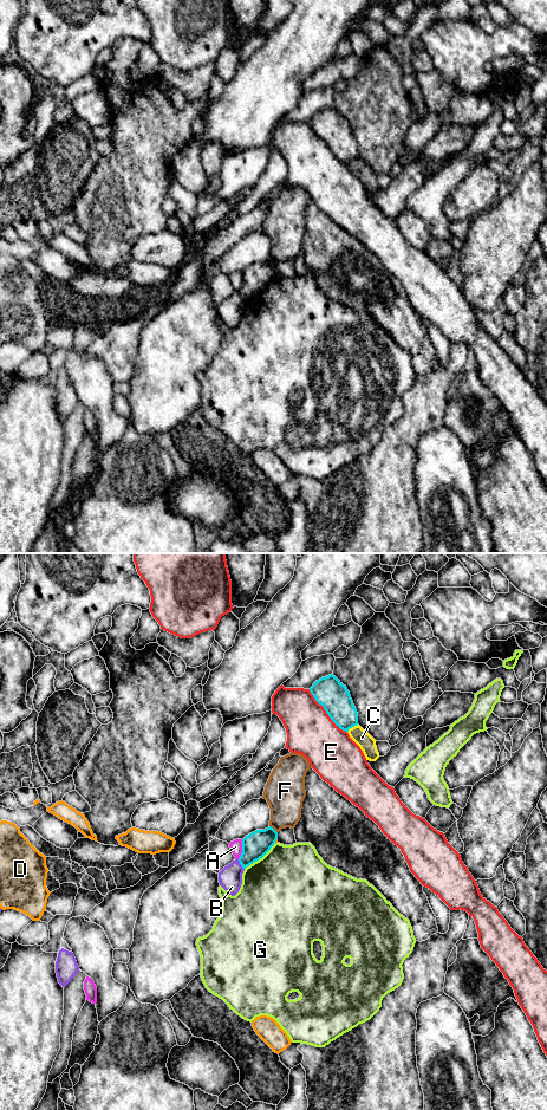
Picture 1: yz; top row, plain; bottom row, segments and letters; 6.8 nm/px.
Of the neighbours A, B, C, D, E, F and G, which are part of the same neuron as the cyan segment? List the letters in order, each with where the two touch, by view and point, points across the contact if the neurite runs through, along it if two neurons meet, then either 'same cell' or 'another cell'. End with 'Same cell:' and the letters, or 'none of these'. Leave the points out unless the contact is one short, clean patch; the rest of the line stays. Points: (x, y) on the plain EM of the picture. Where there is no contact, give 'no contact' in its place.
A: yz (242, 281) | along yz (242, 272), (242, 285), (238, 291) | another cell
B: yz (240, 296) | along yz (238, 292), (243, 302) | another cell
C: yz (351, 160) | another cell
D: yz (275, 273) | along yz (277, 271), (274, 274) | another cell
E: yz (326, 144) | another cell
F: yz (273, 261) | another cell
G: yz (260, 290) | another cell
Same cell: none of these

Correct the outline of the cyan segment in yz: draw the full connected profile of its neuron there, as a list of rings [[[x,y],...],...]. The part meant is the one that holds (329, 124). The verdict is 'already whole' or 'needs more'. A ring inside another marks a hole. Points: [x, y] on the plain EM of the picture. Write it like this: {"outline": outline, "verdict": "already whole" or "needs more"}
{"outline": [[[333,106],[315,113],[310,124],[340,162],[349,164],[358,157],[358,145],[350,124]]], "verdict": "already whole"}

